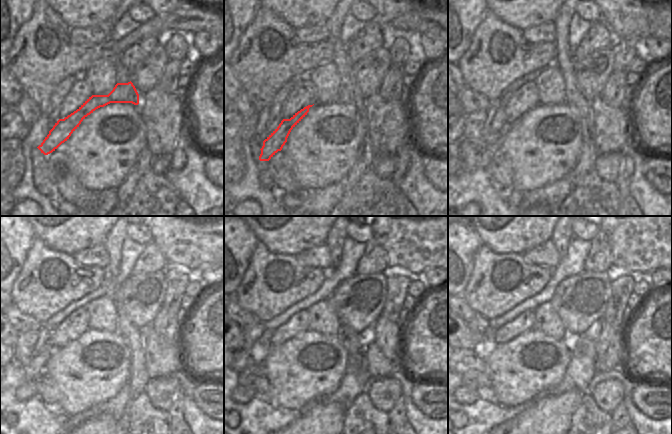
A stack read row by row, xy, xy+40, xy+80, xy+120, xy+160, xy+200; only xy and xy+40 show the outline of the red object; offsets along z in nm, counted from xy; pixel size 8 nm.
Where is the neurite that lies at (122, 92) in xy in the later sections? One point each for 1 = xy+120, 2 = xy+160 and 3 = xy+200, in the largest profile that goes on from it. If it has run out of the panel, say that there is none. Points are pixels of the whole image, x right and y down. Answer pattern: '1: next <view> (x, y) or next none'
1: next xy+120 (24, 392)
2: next xy+160 (244, 394)
3: next xy+200 (468, 396)

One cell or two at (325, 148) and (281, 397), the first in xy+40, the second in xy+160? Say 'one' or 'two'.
one

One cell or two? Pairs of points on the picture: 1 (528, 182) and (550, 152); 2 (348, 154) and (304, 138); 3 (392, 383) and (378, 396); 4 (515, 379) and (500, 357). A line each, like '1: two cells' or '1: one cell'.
1: one cell
2: one cell
3: one cell
4: one cell

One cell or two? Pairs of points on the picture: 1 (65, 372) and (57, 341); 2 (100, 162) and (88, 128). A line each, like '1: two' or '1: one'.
1: two
2: one

